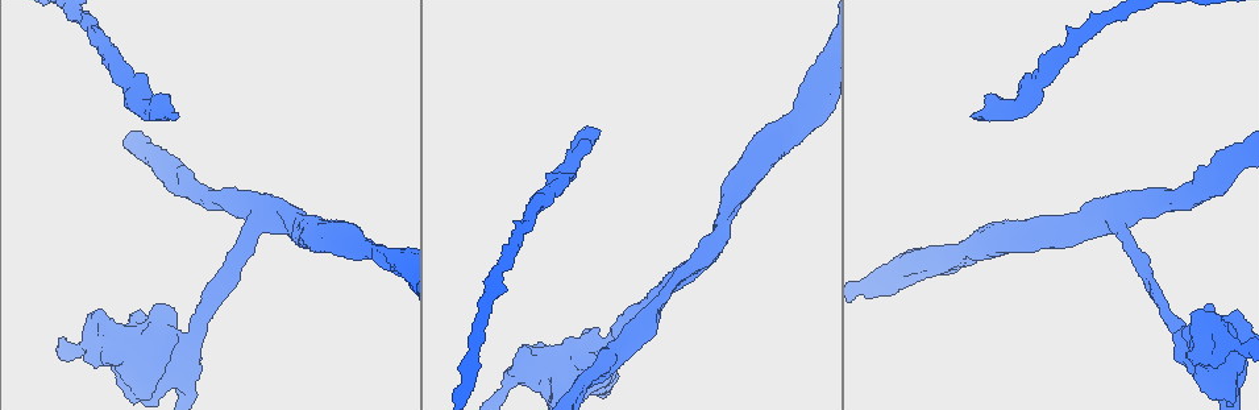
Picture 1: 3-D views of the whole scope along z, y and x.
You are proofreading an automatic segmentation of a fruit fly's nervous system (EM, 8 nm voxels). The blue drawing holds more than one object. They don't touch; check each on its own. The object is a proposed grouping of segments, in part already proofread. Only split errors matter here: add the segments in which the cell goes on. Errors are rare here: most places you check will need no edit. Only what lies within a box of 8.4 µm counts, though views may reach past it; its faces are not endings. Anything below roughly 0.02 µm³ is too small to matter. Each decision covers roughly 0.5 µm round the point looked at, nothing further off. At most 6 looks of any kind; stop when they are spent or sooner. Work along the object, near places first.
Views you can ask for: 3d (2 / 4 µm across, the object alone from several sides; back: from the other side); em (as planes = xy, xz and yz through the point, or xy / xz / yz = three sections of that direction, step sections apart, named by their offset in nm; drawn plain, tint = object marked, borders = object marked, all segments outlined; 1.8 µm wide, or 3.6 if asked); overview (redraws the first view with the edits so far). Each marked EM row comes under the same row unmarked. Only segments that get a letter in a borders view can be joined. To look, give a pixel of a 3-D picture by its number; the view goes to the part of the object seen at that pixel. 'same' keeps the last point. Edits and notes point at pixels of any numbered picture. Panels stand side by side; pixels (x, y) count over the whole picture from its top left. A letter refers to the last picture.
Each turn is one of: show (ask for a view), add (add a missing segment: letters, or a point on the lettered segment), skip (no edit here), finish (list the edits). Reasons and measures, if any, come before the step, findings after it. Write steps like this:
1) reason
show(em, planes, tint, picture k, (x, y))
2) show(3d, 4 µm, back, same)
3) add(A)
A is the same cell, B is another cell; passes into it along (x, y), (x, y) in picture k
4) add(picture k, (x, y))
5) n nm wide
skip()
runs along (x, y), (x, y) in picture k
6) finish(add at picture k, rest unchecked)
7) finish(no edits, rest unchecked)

arms part here
show(em, planes, borders, picture 1, (259, 222))

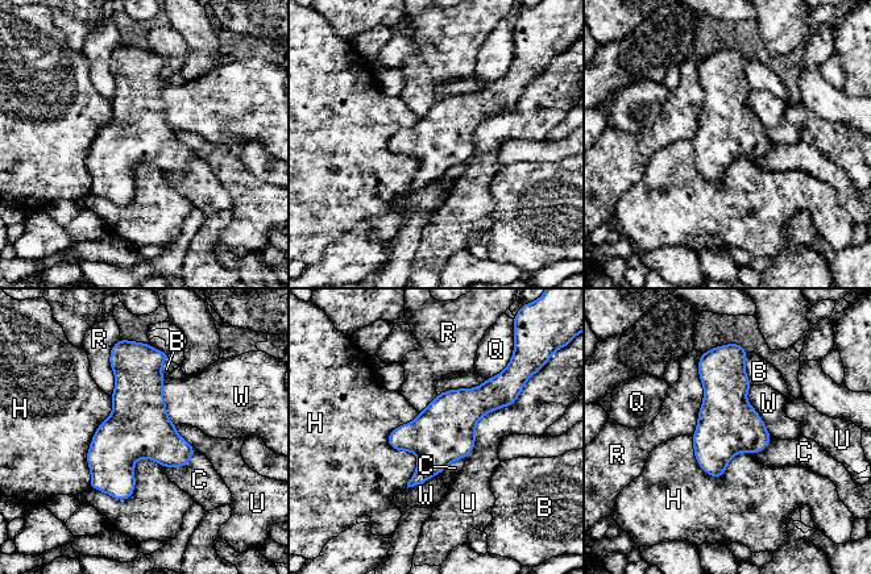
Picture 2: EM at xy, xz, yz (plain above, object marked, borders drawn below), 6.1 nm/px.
skip()
B, C, H, Q, R, U and W are other cells; border along (110, 396), (90, 486), (127, 500) in picture 2; none of them fits

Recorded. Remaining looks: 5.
branch stops here
show(em, xy, step 4, tint, picture 1, (162, 94))

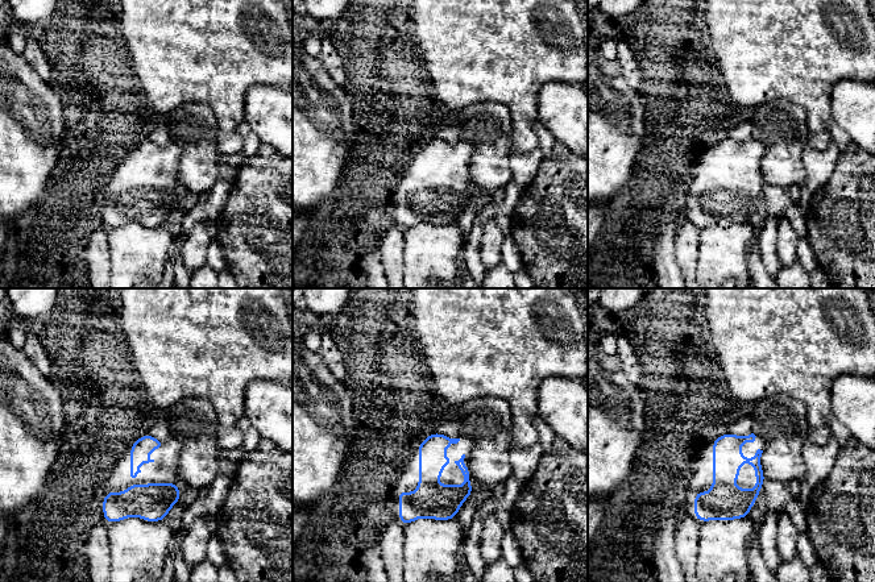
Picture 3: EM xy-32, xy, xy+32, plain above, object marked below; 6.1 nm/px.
show(em, planes, borders, same)

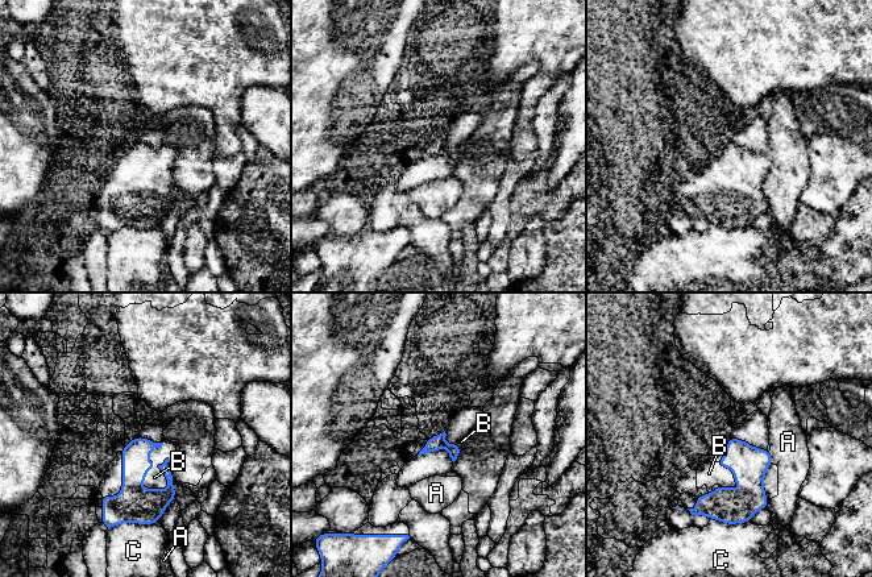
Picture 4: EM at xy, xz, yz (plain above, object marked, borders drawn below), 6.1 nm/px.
C touches over 280 nm
add(B)
B is the same cell, A and C are other cells; the cell continues

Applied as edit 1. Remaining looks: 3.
show(overview)

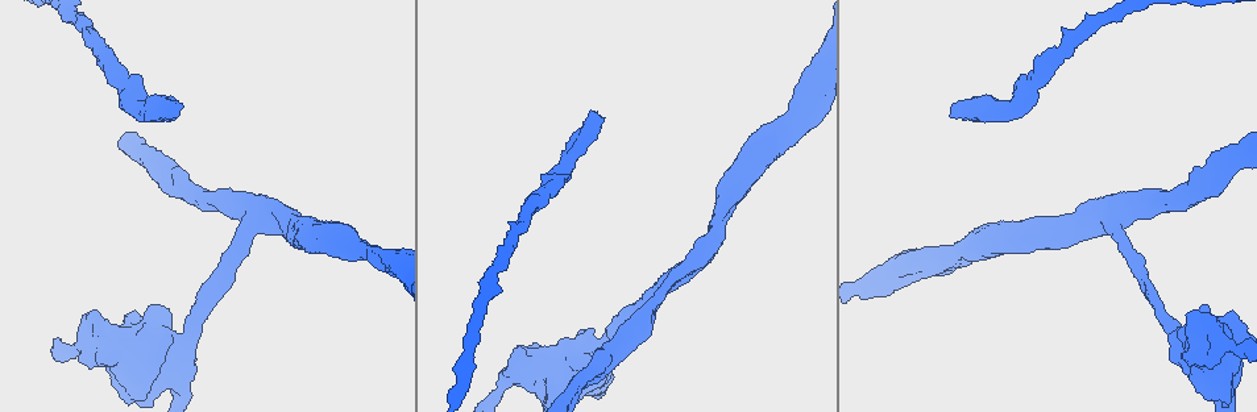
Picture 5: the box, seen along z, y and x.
sudden change in width
show(em, planes, borders, picture 5, (567, 366))

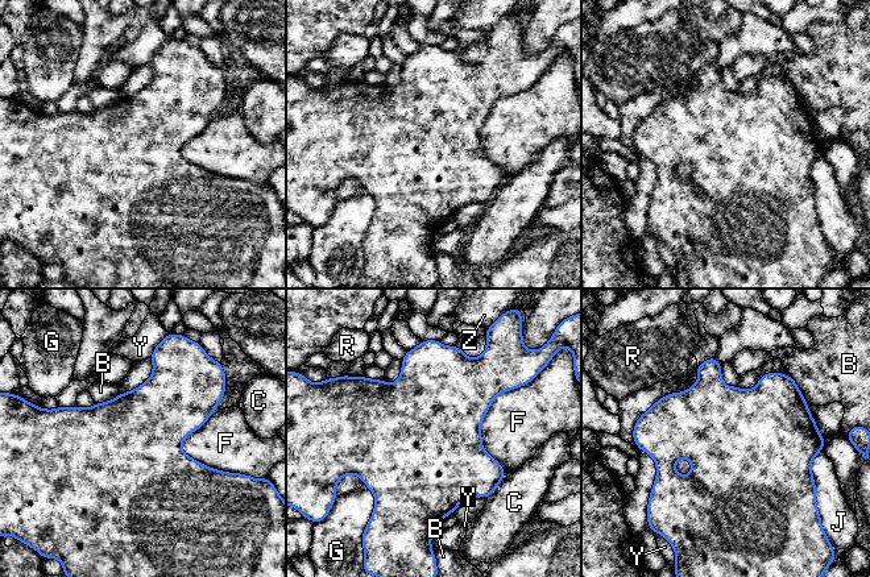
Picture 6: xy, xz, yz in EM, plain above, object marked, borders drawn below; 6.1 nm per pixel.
skip()
B, C, F, G, J, R, Y and Z are other cells; border along (513, 389), (480, 426), (505, 474) in picture 6; no lettered segment goes on from it

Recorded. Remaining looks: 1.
finish(add at picture 4, rest unchecked)

